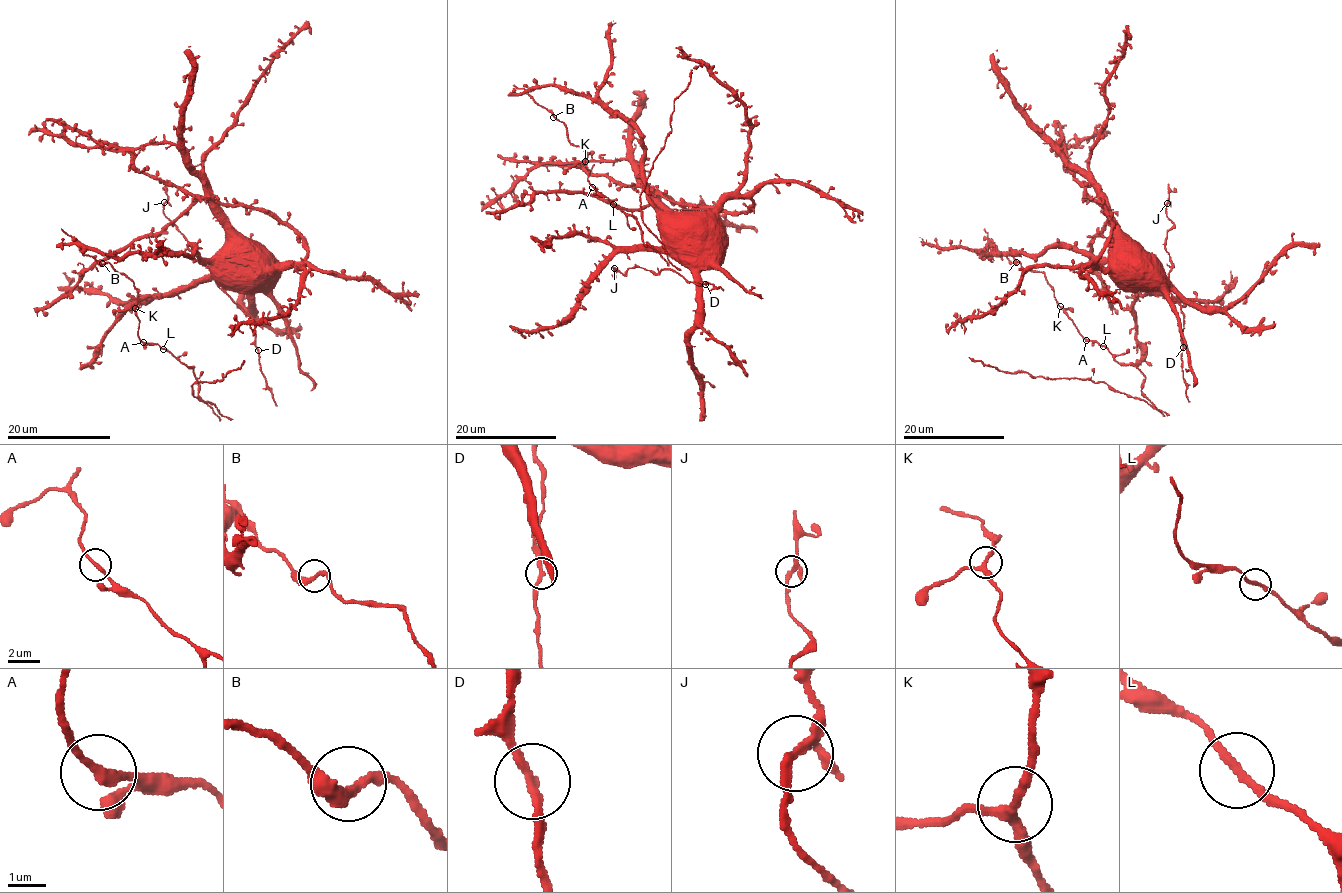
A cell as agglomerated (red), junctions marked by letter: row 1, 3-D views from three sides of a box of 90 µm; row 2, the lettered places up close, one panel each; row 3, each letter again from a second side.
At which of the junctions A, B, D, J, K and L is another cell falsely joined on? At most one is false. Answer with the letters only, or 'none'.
none

